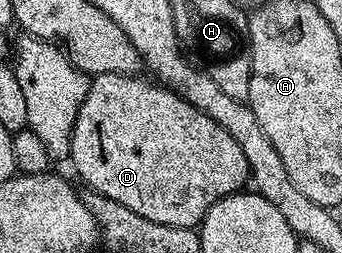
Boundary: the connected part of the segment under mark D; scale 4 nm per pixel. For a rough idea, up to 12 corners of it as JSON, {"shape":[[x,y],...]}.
{"shape":[[138,75],[88,83],[69,164],[195,228],[251,171],[213,118]]}

